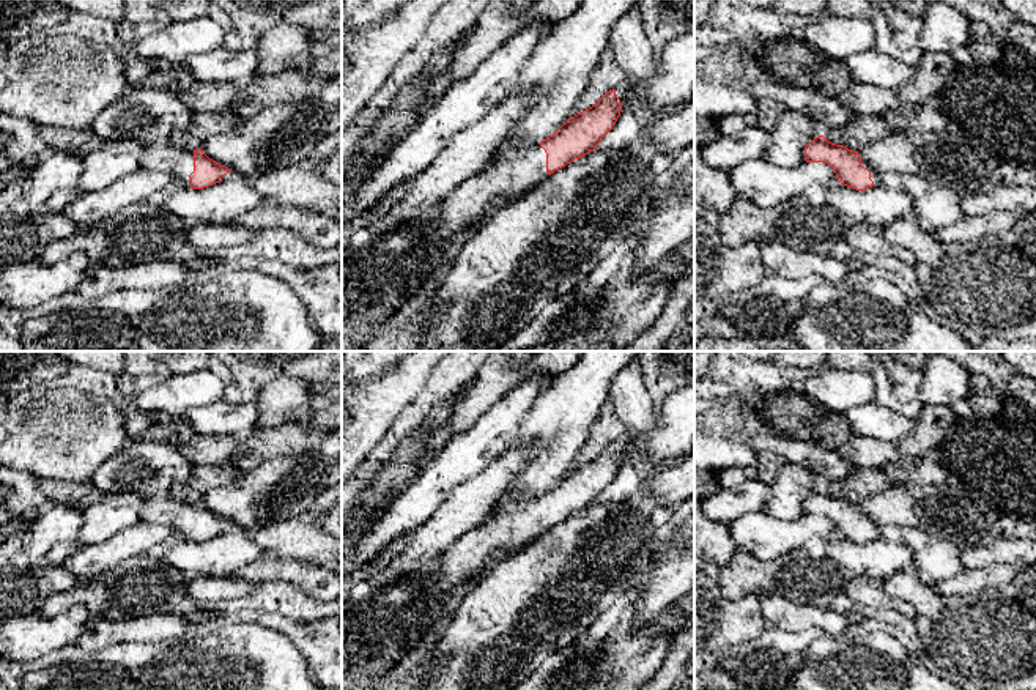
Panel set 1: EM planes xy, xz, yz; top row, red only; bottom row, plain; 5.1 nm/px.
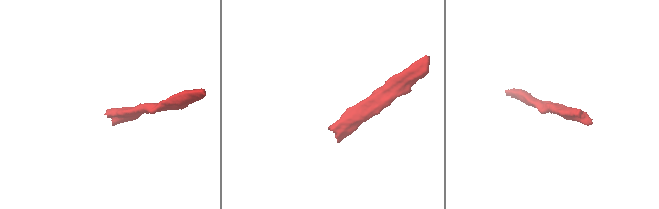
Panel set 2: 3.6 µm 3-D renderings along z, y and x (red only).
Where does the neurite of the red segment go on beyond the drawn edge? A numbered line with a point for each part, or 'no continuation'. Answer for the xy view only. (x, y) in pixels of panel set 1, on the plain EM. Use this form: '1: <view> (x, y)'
1: xy (161, 509)

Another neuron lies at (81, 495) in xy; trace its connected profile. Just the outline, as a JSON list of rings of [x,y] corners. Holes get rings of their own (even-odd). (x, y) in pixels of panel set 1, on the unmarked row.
[[[41,480],[39,487],[54,504],[66,504],[79,510],[85,510],[105,496],[105,493],[96,488],[90,480]]]

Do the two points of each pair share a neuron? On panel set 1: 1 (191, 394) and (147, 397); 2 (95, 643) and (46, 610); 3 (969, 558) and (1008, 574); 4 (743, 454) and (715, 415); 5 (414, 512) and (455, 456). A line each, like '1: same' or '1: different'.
1: same
2: different
3: different
4: same
5: same

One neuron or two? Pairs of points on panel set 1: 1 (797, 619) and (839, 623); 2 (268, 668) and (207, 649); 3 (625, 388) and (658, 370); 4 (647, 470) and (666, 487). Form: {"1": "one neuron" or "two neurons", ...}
{"1": "one neuron", "2": "one neuron", "3": "two neurons", "4": "two neurons"}

